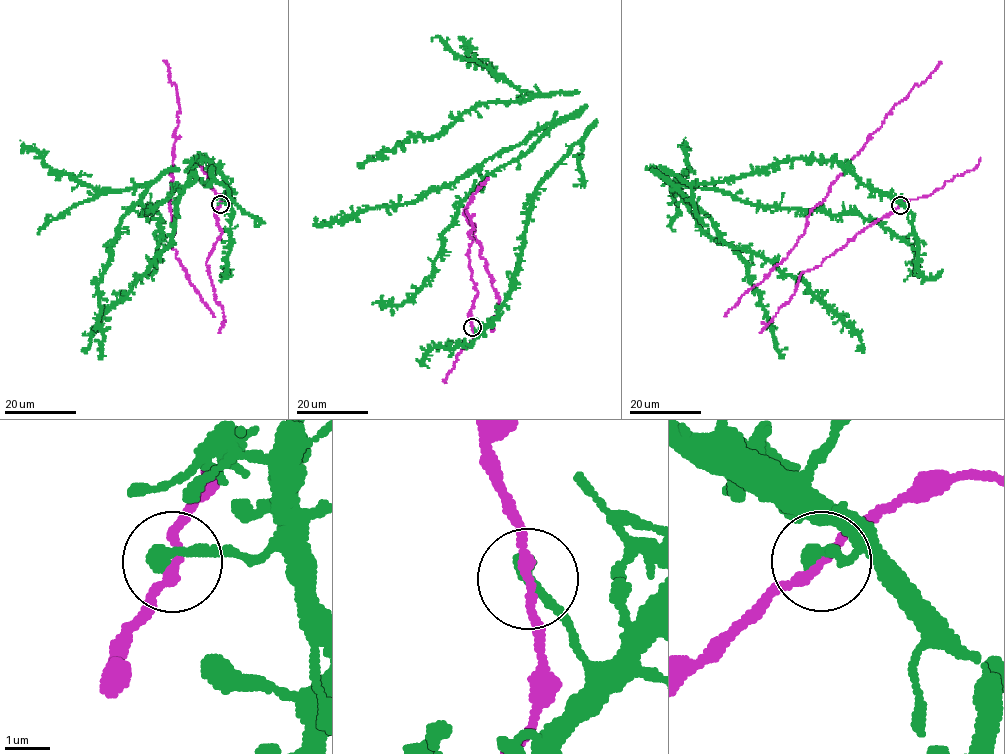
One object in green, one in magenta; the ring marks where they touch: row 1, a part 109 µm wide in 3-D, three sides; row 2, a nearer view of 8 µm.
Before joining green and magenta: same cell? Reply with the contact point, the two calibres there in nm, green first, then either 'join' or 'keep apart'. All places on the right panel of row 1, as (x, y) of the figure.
place (900, 205); calibres 360 and 190 nm; join

